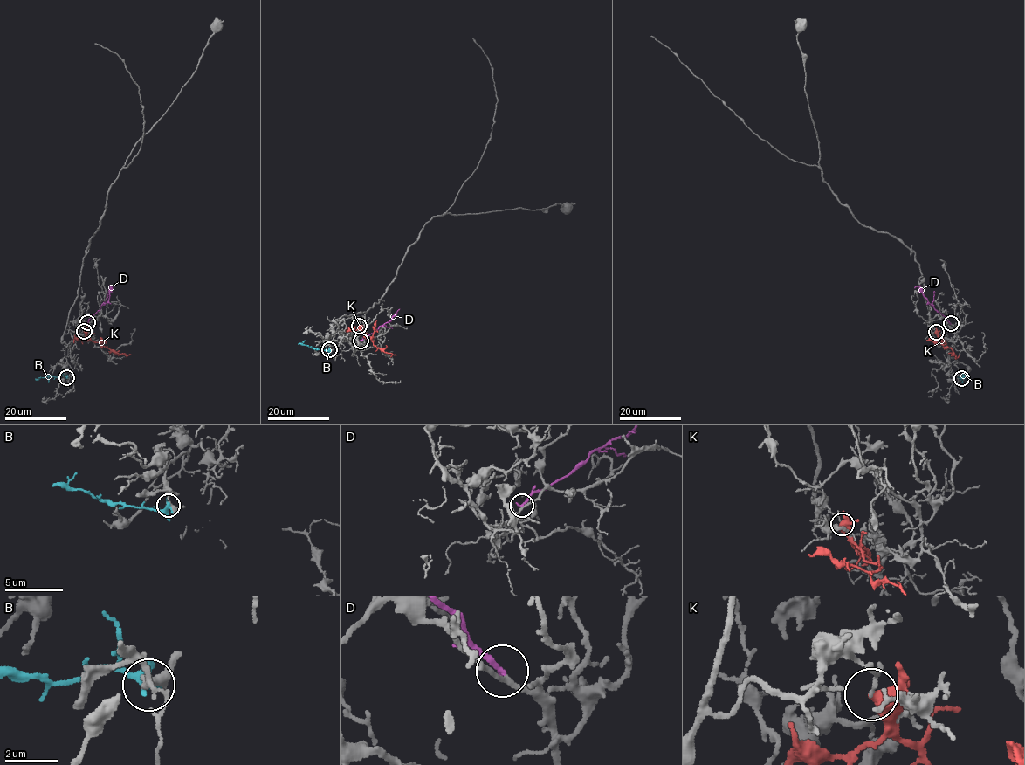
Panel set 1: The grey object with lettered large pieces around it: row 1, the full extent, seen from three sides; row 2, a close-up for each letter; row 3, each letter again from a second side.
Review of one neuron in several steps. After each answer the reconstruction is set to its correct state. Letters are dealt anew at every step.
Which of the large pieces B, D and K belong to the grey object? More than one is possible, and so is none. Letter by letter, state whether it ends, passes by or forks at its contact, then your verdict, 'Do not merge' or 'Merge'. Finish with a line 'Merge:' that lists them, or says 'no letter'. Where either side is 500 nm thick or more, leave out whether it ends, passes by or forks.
B: It passes by. Do not merge
D: It ends there. Merge
K: Do not merge
Merge: D

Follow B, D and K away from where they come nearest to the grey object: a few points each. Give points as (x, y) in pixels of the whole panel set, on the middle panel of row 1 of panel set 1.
B: (329, 348), (313, 348), (298, 344)
D: (361, 341), (389, 321), (400, 308)
K: (359, 326), (367, 339), (371, 336), (374, 345), (391, 354), (390, 357)

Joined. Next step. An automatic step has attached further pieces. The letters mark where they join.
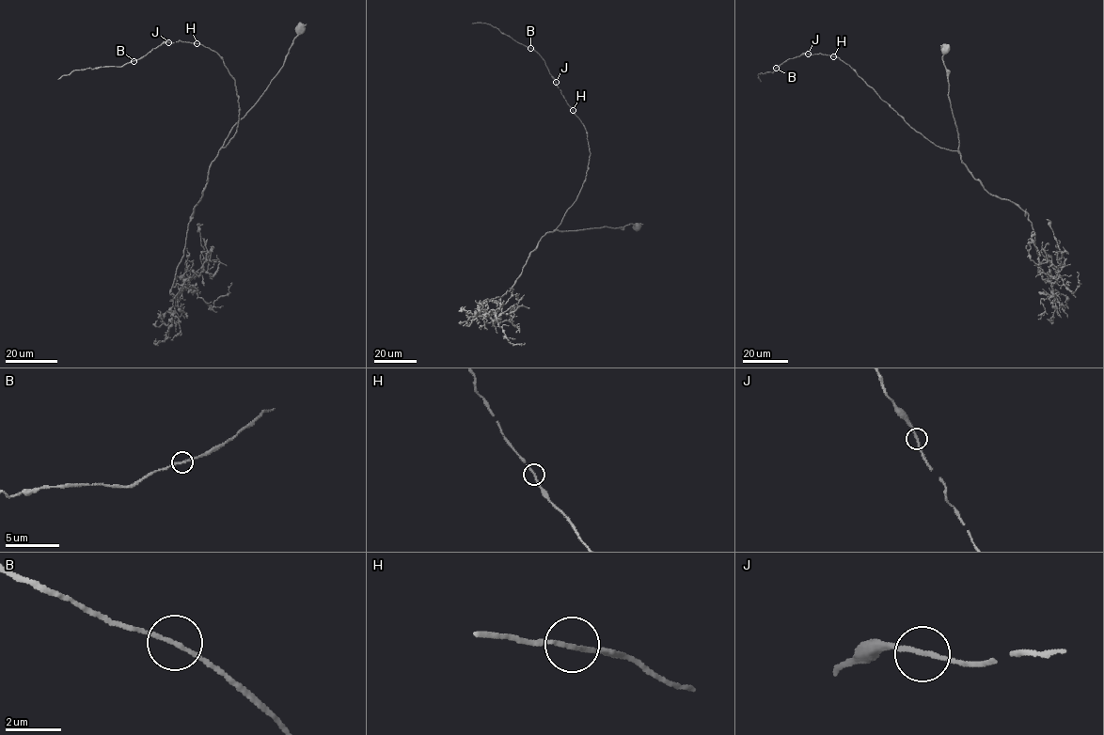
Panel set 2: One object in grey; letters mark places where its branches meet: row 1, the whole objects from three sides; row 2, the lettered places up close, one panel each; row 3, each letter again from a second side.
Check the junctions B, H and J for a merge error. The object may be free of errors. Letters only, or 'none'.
none

